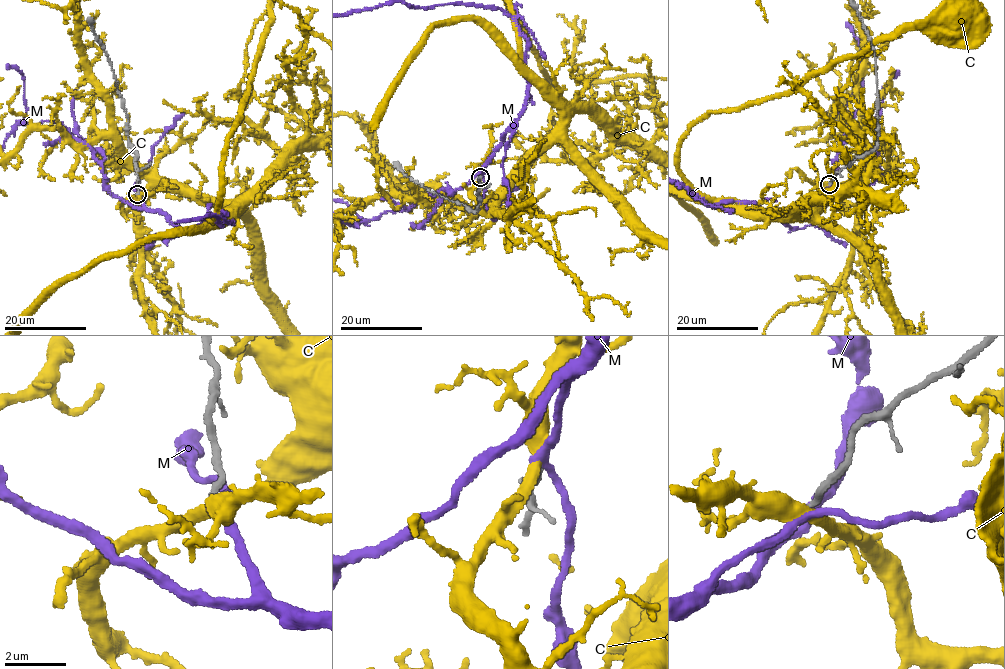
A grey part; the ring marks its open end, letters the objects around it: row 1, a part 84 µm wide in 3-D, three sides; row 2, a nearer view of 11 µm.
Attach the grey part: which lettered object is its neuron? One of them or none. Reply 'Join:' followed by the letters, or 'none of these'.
Join: M

